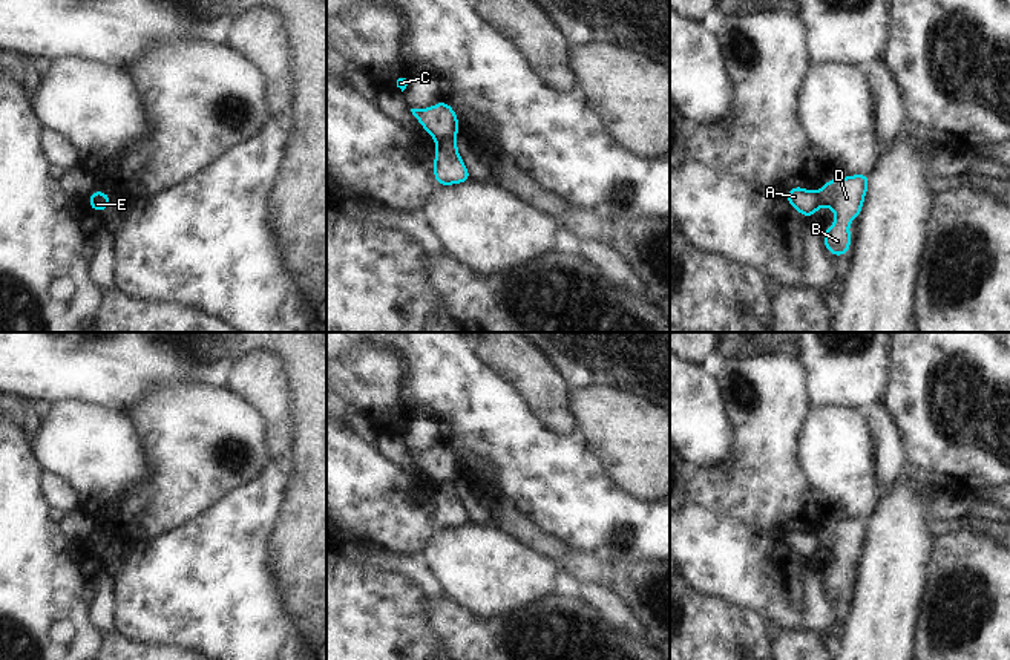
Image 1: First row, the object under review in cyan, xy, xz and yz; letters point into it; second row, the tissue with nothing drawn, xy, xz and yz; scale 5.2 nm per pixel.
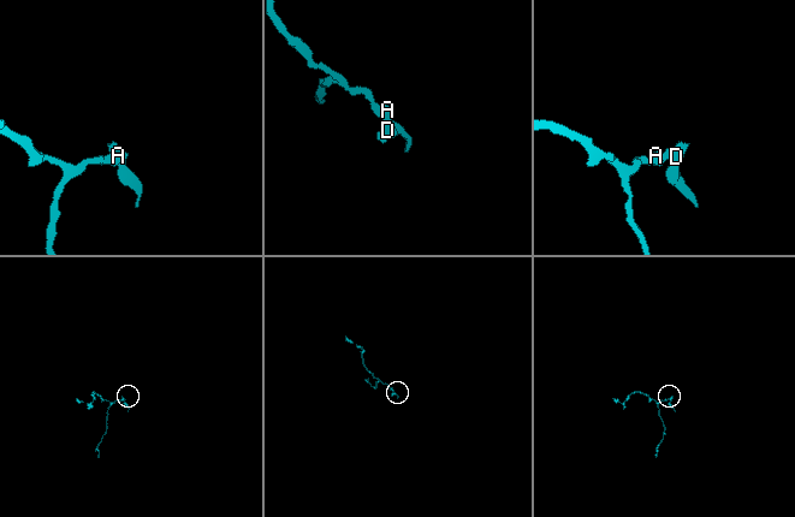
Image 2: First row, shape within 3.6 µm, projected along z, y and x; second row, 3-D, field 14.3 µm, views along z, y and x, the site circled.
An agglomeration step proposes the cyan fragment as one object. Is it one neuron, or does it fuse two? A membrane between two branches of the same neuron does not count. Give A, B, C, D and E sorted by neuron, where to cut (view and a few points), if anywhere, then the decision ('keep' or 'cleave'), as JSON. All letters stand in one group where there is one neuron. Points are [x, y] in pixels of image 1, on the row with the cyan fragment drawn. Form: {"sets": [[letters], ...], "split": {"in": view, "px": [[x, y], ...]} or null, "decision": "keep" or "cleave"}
{"sets": [["A", "C", "E"], ["B", "D"]], "split": {"in": "xz", "px": [[454, 138], [437, 141]]}, "decision": "cleave"}

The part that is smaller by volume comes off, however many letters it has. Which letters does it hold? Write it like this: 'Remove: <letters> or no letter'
Remove: B, D

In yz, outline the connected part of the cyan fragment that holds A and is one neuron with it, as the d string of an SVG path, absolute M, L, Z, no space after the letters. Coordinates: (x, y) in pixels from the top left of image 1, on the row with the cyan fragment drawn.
M803 185L789 188L783 196L797 213L808 219L812 219L821 207L818 191L809 191Z

